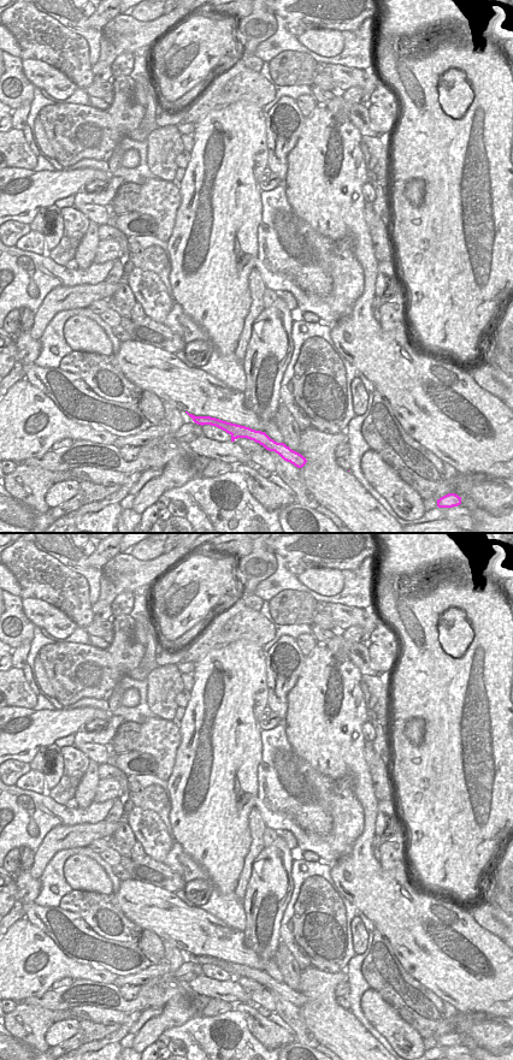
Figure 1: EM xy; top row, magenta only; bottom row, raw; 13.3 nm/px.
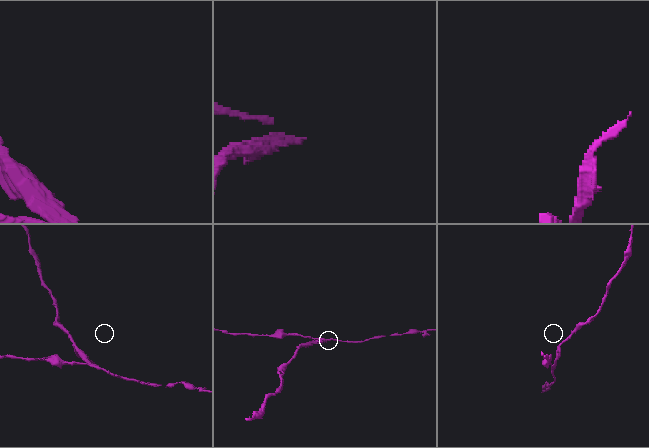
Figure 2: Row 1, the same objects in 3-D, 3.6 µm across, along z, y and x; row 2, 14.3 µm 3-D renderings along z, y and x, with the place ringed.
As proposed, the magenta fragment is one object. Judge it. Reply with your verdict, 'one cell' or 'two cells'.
two cells

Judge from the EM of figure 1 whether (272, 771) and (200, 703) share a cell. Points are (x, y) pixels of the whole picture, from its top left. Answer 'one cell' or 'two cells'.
two cells

